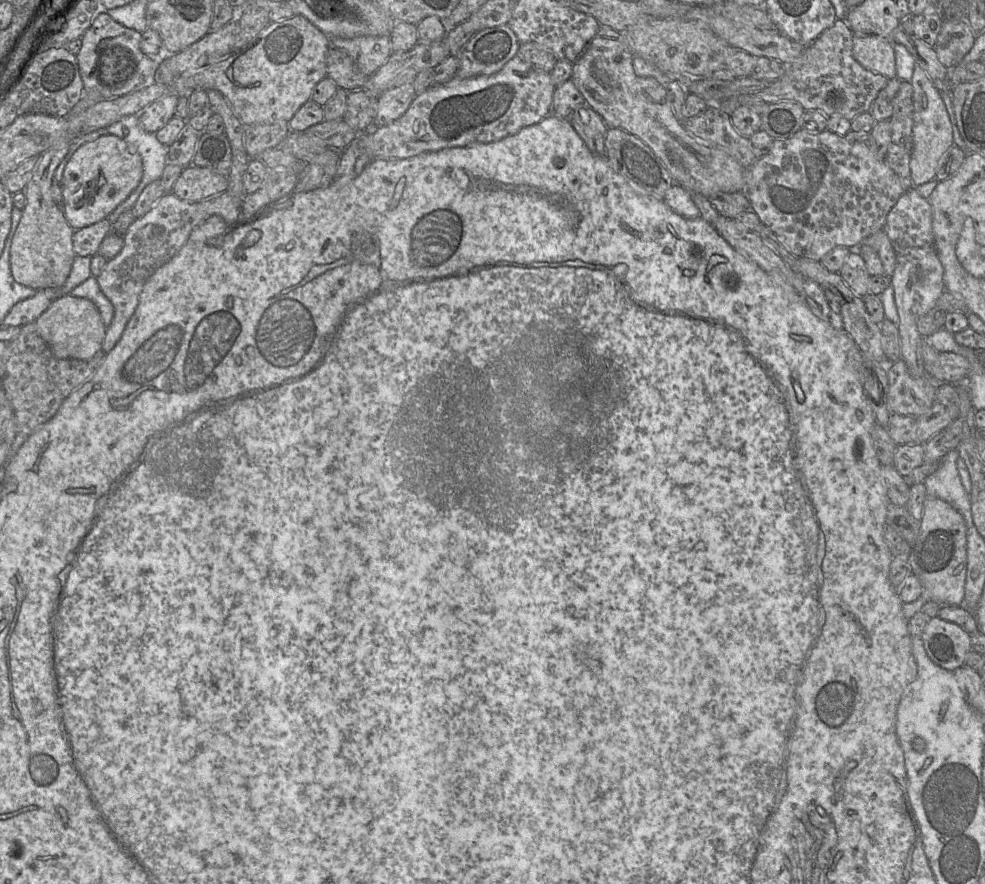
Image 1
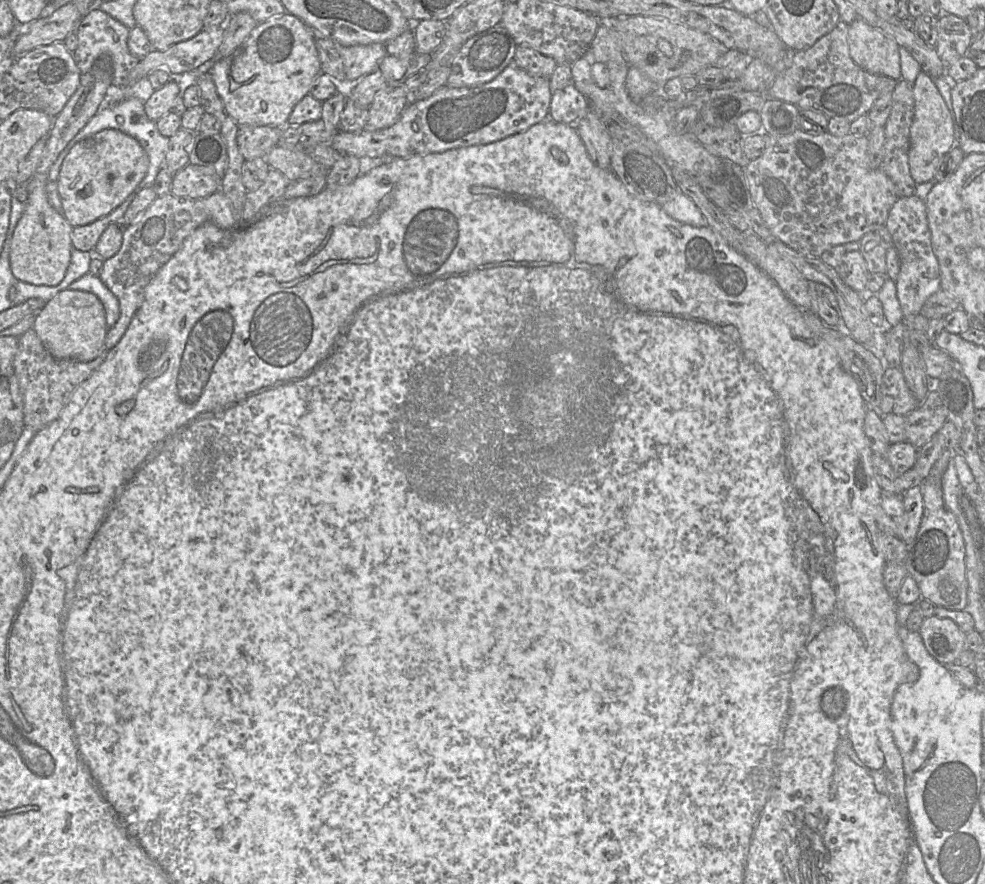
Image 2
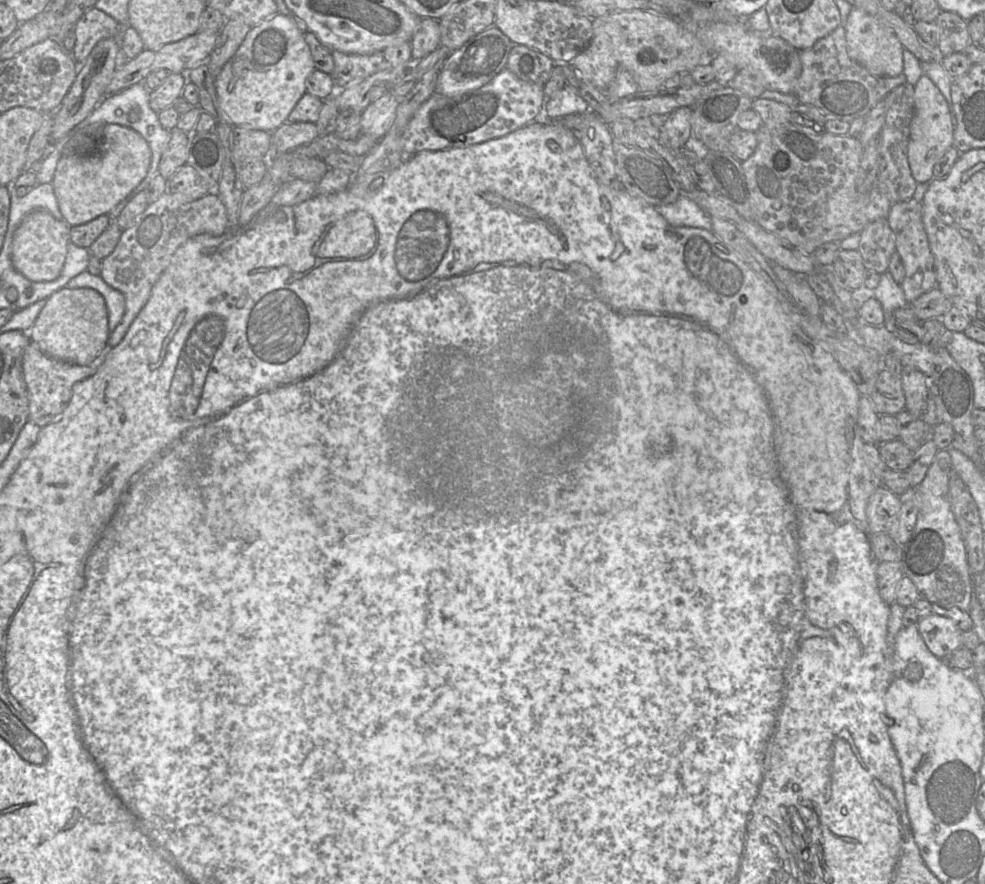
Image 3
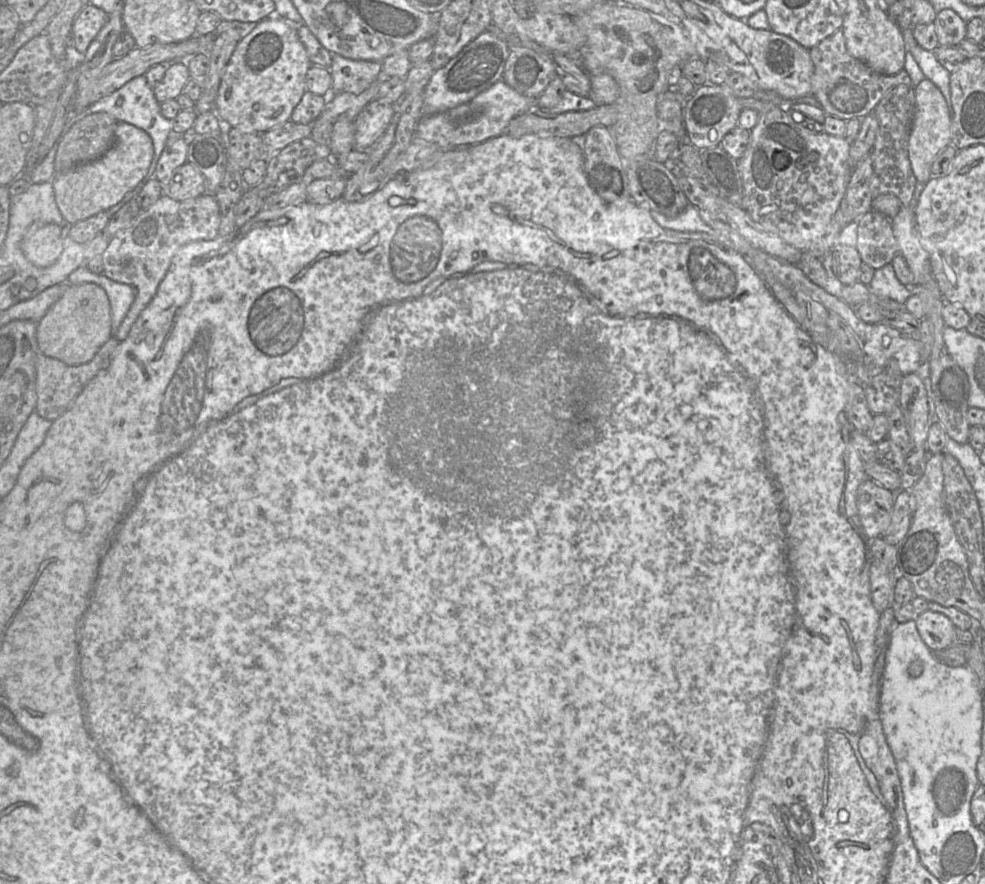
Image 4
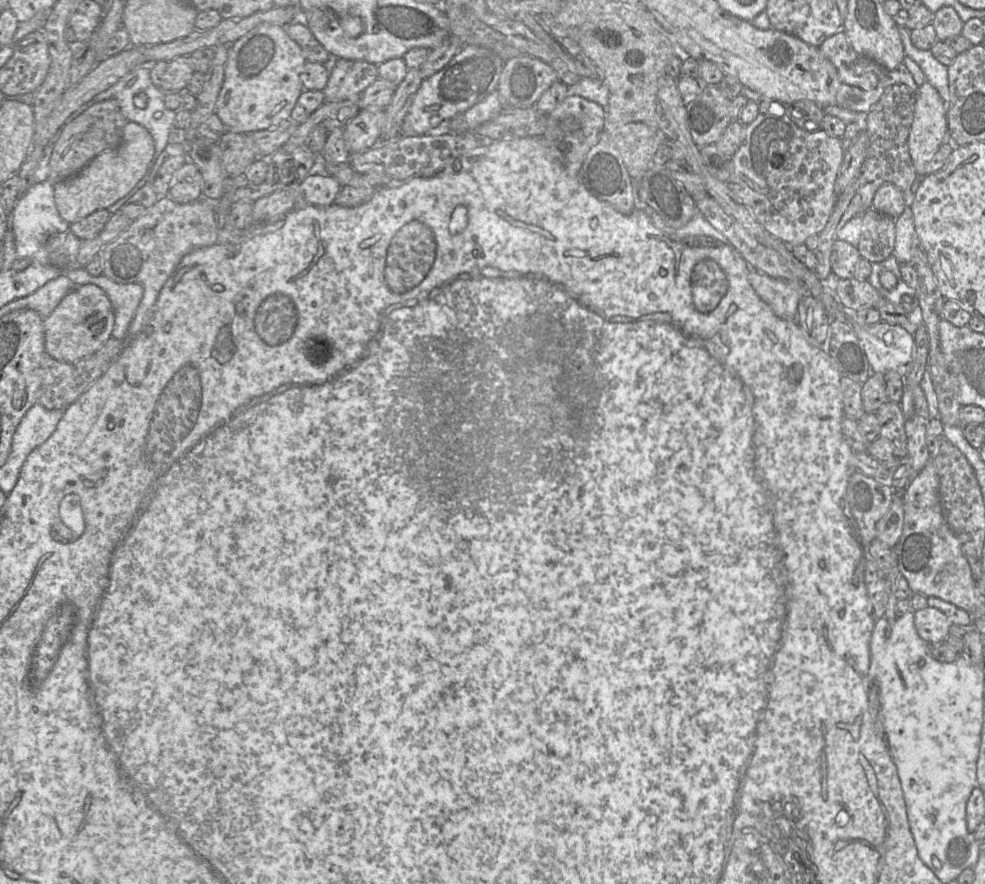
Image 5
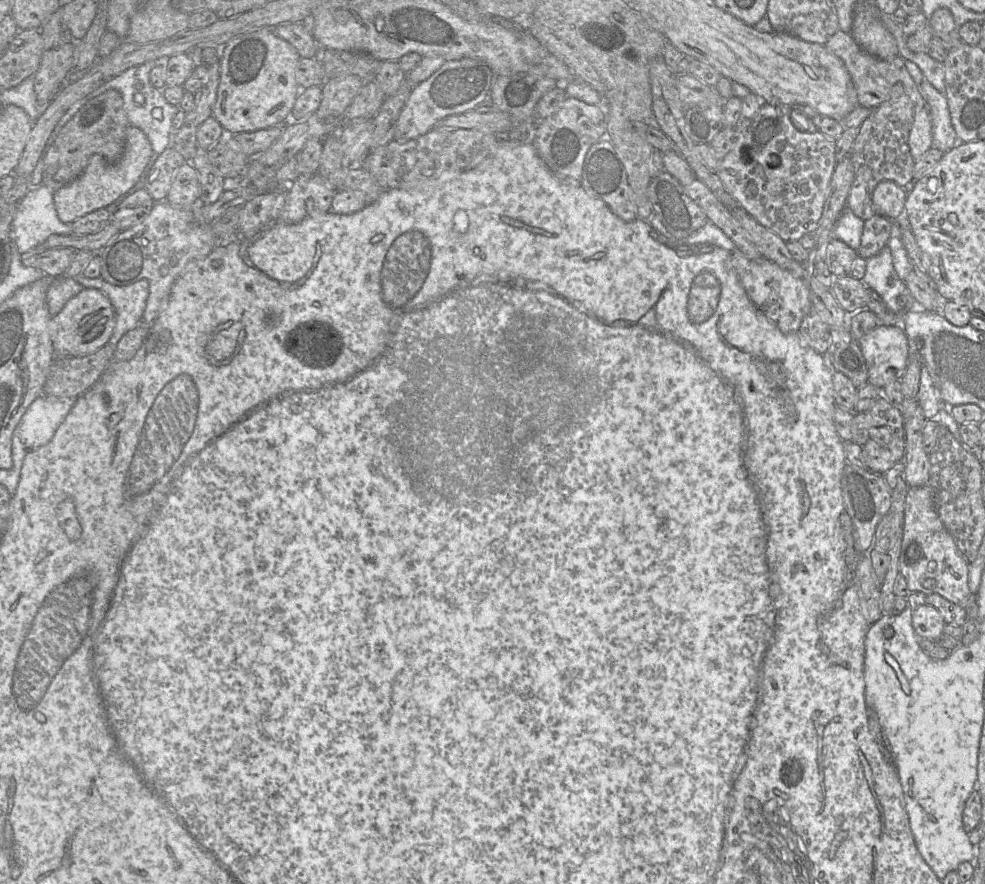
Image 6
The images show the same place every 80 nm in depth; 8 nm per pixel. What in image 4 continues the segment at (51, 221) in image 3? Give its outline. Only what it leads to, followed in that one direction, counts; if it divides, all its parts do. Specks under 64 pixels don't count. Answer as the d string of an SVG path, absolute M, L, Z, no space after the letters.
M33 223L27 229L21 249L25 258L37 267L51 266L63 251L66 227L52 223Z

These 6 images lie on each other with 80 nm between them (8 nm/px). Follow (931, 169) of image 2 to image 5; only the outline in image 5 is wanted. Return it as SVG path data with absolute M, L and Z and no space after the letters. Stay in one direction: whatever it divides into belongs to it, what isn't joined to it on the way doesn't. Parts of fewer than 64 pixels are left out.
M926 81L916 92L915 113L908 137L909 153L918 177L926 176L926 165L946 141L949 141L949 129L945 103Z

